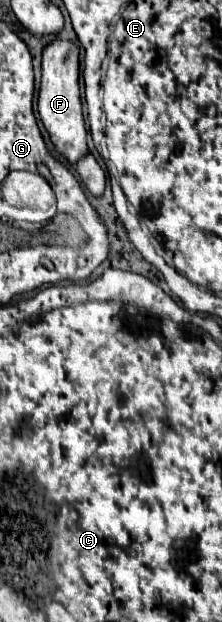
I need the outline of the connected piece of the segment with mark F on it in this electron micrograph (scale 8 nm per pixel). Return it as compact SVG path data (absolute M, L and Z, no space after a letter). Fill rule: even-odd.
M53 40L43 50L43 76L39 86L37 110L47 128L55 150L69 162L77 162L87 150L87 128L83 120L83 106L79 94L79 44L73 40Z

